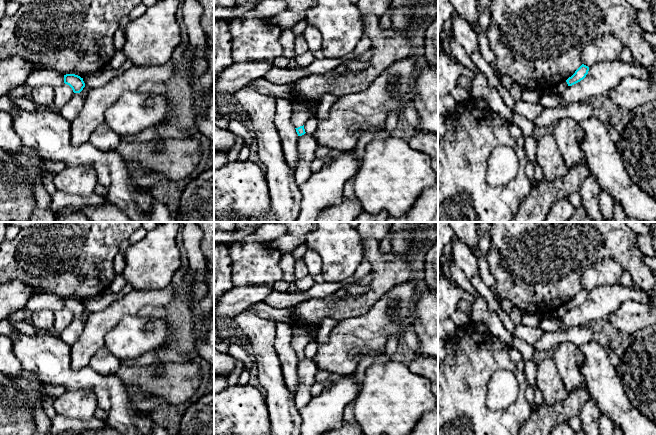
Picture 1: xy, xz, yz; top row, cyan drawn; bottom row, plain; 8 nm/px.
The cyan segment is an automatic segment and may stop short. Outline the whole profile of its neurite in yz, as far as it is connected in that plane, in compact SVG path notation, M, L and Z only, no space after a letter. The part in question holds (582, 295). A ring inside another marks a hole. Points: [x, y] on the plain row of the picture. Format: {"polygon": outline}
{"polygon": "M582 288L571 301L569 301L566 305L563 305L556 310L556 315L563 316L568 310L572 310L580 306L586 301L588 295L589 291Z"}

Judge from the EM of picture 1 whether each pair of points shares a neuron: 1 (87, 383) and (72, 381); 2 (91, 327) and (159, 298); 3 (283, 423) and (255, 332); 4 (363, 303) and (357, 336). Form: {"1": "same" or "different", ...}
{"1": "same", "2": "same", "3": "same", "4": "different"}

